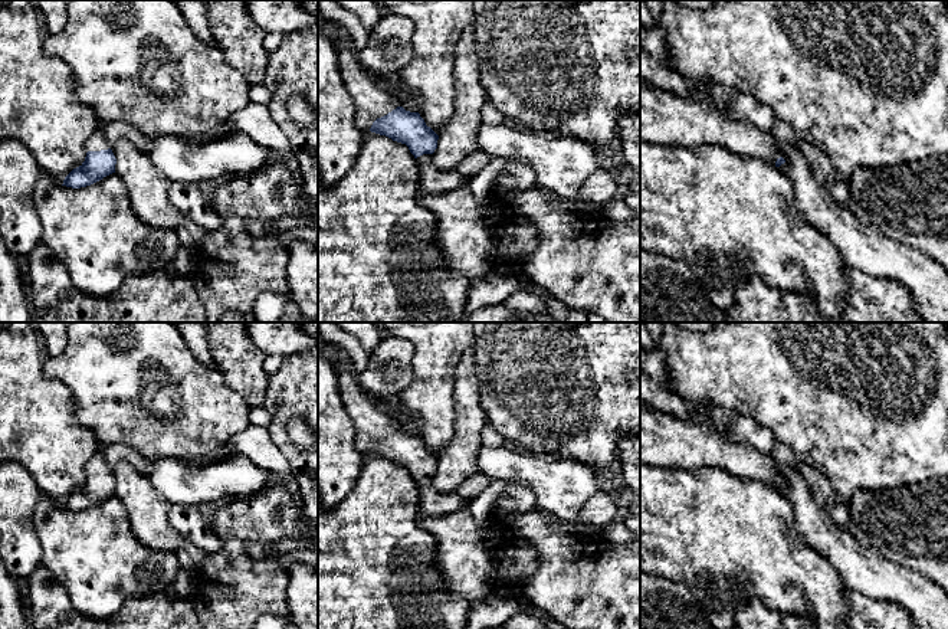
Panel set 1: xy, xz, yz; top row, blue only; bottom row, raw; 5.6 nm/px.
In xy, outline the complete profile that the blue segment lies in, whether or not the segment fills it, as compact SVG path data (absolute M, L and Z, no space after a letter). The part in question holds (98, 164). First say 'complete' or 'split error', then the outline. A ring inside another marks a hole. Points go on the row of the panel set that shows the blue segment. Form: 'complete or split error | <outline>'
split error | M99 130L88 140L86 148L85 161L65 177L62 186L81 189L115 173L117 158Z

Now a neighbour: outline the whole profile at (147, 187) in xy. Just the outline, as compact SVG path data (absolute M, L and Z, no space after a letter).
M121 138L111 148L115 158L115 174L124 181L129 204L135 216L151 227L177 229L187 223L183 213L171 203L168 197L168 189L171 180L168 180L152 163L142 154L131 141Z

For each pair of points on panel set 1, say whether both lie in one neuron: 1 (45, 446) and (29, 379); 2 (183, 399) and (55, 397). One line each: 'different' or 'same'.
1: same
2: different

